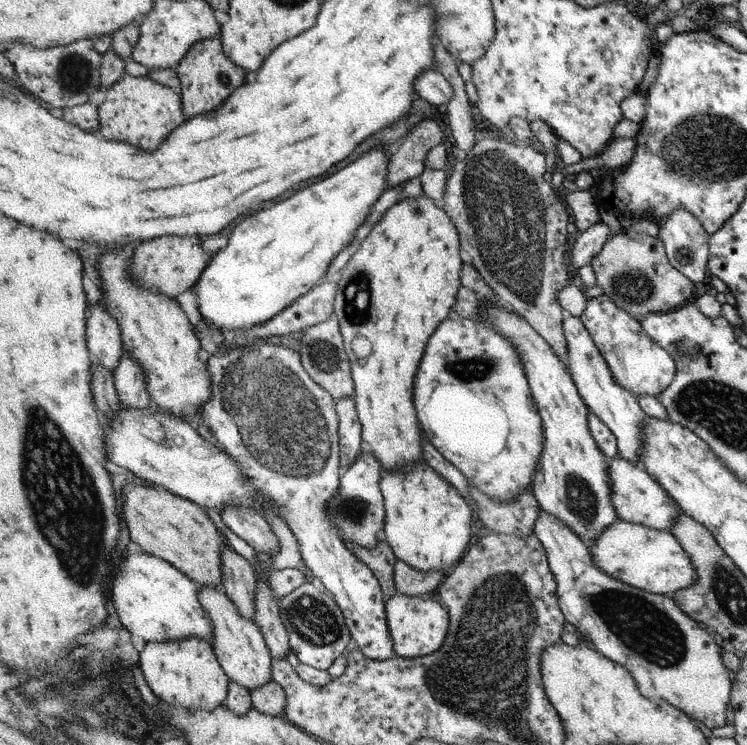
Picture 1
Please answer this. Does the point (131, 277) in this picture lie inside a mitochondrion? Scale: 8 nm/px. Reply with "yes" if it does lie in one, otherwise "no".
no

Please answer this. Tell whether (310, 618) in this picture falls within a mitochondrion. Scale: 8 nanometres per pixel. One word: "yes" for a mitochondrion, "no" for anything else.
yes

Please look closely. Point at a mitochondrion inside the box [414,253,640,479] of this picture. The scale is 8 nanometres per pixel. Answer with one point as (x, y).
(471, 369)

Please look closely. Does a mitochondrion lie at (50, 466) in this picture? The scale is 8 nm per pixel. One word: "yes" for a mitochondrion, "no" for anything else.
yes

